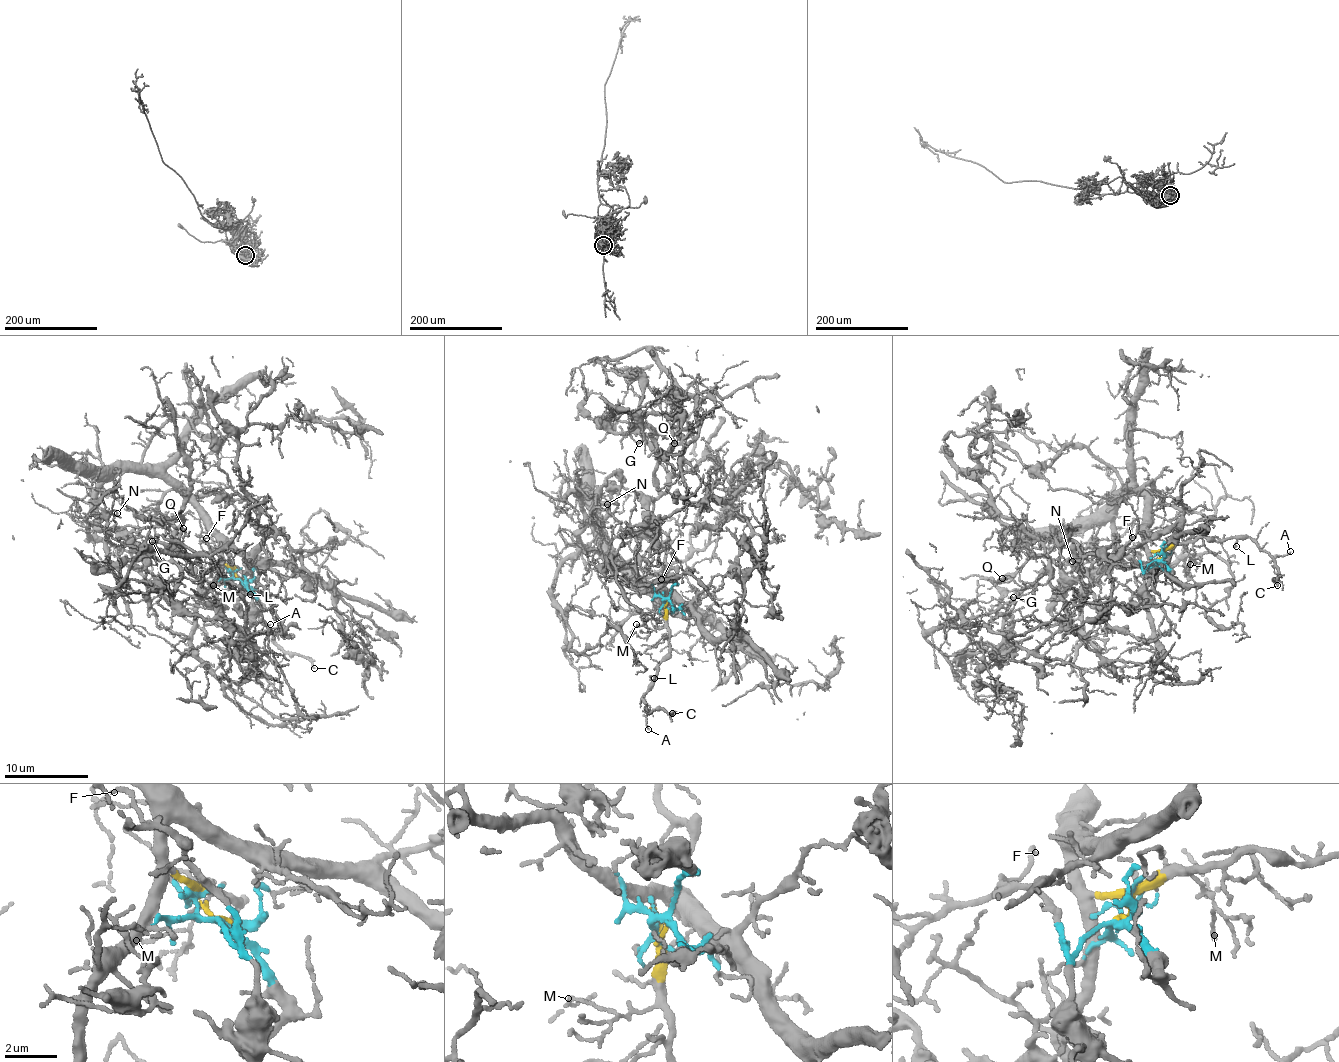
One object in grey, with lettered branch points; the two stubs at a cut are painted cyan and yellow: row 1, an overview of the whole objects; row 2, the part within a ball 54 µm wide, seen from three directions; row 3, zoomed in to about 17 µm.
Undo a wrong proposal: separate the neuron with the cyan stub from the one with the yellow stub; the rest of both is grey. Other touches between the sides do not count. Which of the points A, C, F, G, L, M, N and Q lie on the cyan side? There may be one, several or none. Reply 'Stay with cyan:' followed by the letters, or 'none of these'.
Stay with cyan: F, G, N, Q

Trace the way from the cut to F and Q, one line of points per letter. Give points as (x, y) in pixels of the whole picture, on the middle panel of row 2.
F: (669, 600), (677, 583), (675, 571), (670, 569), (661, 580)
Q: (669, 600), (677, 583), (666, 560), (668, 535), (650, 501), (660, 494), (654, 475), (673, 442)

